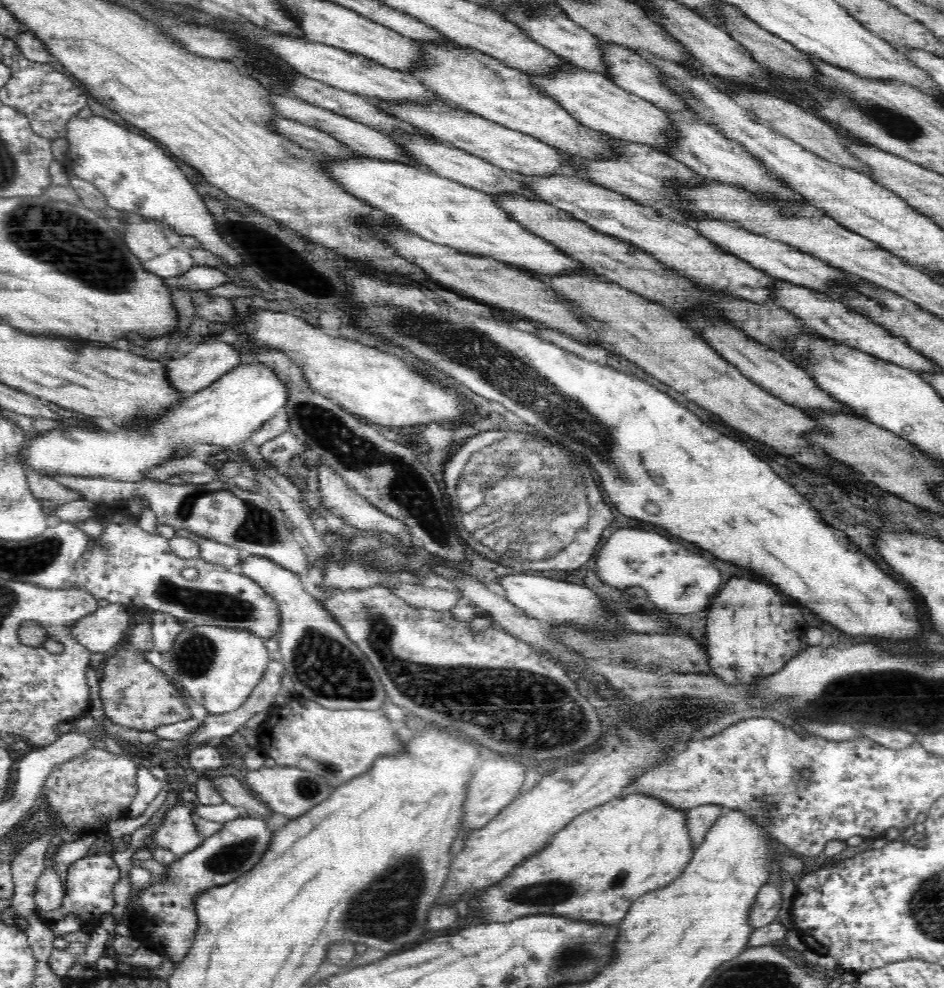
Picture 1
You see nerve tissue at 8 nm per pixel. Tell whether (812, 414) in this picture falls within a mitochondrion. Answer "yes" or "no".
no

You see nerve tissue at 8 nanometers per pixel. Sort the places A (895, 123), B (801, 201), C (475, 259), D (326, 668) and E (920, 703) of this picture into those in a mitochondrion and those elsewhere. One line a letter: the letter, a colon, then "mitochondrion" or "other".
A: mitochondrion
B: other
C: other
D: mitochondrion
E: mitochondrion

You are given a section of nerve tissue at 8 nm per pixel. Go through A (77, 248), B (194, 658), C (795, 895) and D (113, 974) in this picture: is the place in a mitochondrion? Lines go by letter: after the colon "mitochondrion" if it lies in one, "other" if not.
A: mitochondrion
B: mitochondrion
C: other
D: other

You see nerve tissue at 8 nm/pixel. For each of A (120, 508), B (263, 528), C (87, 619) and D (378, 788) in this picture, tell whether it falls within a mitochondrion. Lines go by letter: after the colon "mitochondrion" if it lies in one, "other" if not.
A: other
B: mitochondrion
C: other
D: other

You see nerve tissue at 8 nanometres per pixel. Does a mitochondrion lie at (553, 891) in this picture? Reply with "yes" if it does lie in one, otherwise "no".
yes

